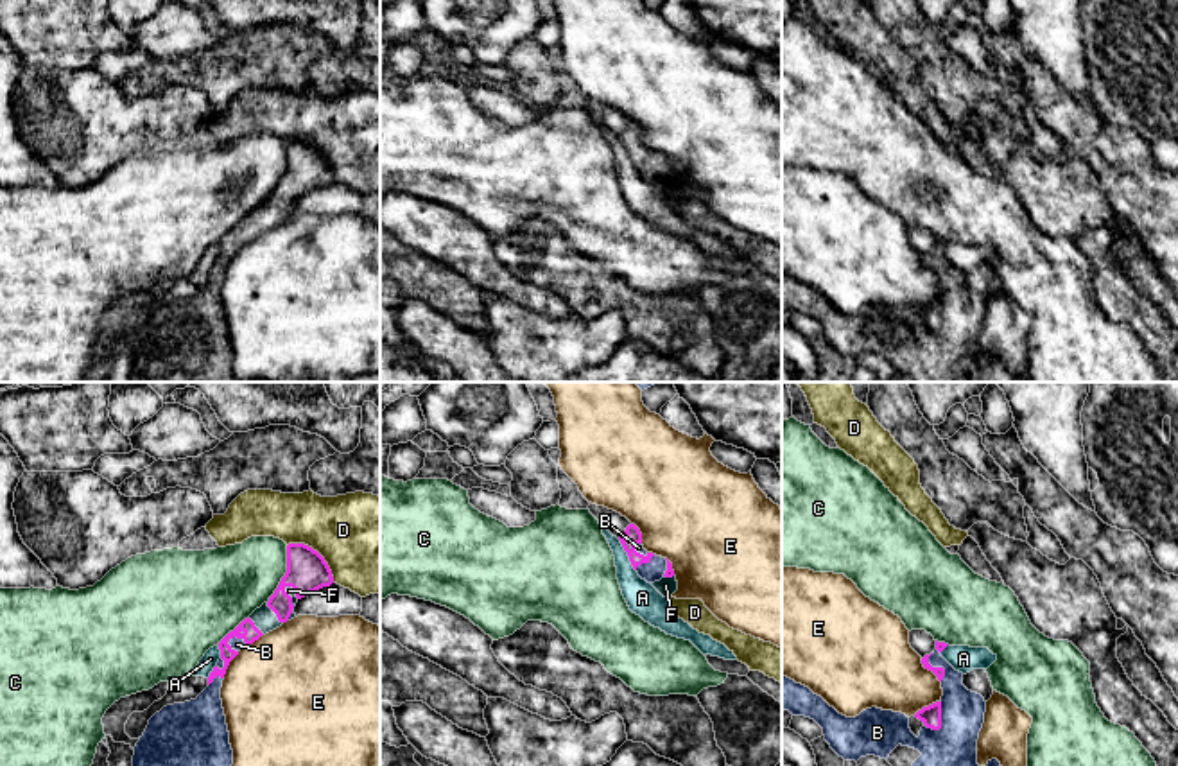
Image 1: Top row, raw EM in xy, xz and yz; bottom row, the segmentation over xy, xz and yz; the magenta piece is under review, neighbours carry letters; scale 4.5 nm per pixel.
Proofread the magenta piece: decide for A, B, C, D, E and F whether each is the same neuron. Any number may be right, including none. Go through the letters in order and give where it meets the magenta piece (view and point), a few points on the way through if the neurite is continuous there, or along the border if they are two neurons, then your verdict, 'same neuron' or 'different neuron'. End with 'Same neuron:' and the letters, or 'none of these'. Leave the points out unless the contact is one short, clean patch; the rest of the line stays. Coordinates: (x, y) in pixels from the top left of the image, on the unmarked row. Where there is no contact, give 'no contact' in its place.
A: meets magenta in xz at (628, 153); border along xz (617, 137), (635, 169); different neuron
B: meets magenta in yz at (940, 320); same neuron
C: meets magenta in xy at (285, 173); different neuron
D: meets magenta in xy at (318, 151); different neuron
E: meets magenta in yz at (929, 268); different neuron
F: meets magenta in xy at (275, 210); same neuron
Same neuron: B, F

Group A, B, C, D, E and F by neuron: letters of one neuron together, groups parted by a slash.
A / B F / C / D / E

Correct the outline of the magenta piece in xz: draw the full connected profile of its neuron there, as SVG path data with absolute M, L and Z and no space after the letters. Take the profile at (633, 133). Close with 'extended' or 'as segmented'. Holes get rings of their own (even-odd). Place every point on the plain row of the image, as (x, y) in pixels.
M629 122L619 138L642 178L651 181L663 196L671 196L678 188L672 161L644 147L642 131L635 122Z; extended

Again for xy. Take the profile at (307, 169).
M305 142L287 144L287 170L278 187L221 240L208 285L185 301L156 310L134 344L129 382L242 382L233 377L233 348L221 298L230 260L262 233L296 215L296 201L333 181L325 156Z; extended

